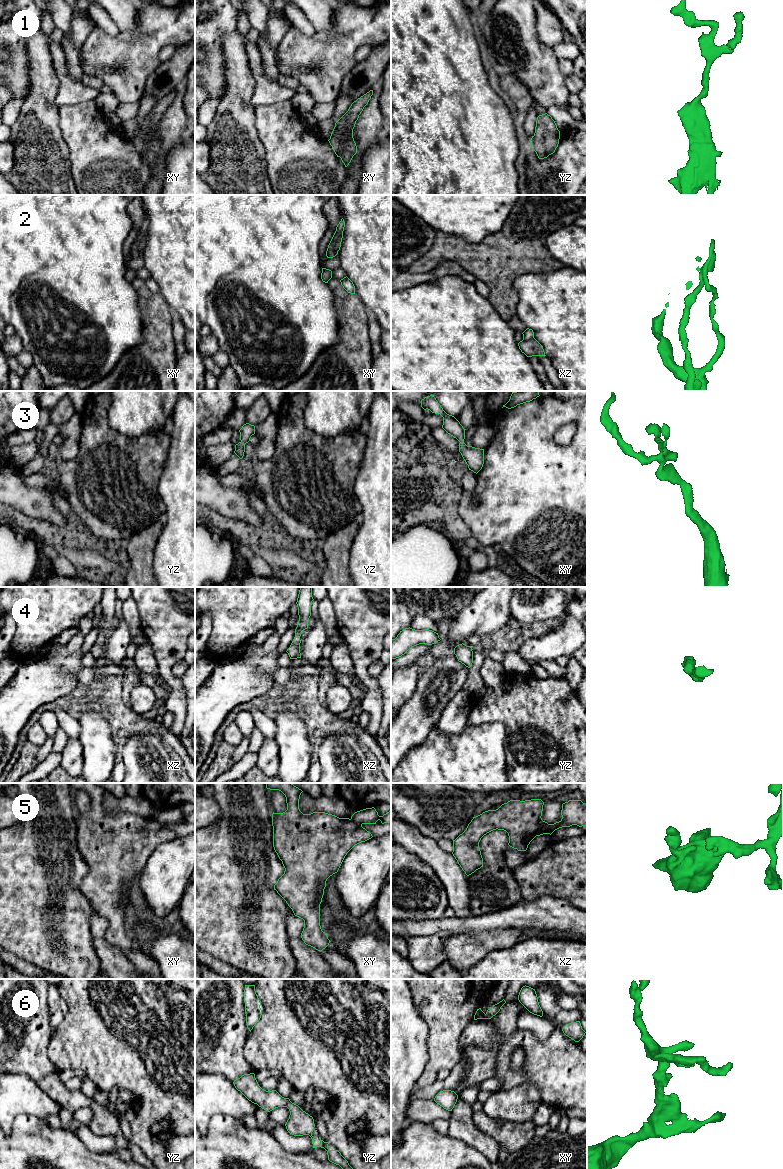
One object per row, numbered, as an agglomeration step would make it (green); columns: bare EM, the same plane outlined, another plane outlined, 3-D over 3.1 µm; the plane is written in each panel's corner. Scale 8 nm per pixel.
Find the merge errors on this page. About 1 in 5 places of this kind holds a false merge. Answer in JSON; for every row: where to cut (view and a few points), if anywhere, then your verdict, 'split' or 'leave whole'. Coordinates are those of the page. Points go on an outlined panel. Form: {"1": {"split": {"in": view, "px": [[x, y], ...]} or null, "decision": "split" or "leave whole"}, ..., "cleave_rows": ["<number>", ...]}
{"1": {"split": null, "decision": "leave whole"}, "2": {"split": null, "decision": "leave whole"}, "3": {"split": null, "decision": "leave whole"}, "4": {"split": null, "decision": "leave whole"}, "5": {"split": {"in": "xy", "px": [[351, 818], [361, 825]]}, "decision": "split"}, "6": {"split": null, "decision": "leave whole"}, "cleave_rows": ["5"]}

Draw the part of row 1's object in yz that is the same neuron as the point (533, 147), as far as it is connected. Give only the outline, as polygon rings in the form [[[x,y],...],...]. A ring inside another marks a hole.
[[[547,113],[539,115],[536,120],[535,133],[531,138],[531,148],[539,159],[547,158],[558,147],[560,131],[555,121]]]

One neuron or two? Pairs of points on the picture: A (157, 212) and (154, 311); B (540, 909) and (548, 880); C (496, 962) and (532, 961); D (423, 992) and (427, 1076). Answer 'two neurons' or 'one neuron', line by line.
A: two neurons
B: two neurons
C: one neuron
D: one neuron

